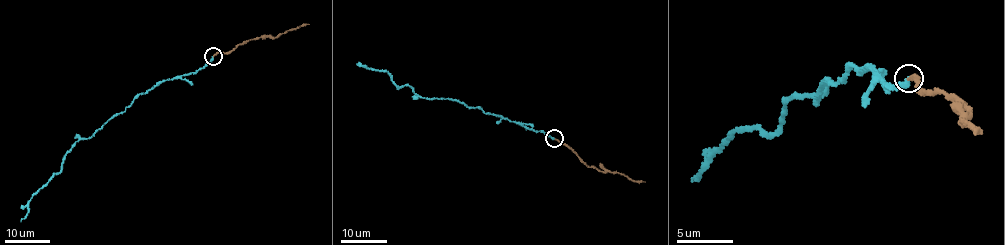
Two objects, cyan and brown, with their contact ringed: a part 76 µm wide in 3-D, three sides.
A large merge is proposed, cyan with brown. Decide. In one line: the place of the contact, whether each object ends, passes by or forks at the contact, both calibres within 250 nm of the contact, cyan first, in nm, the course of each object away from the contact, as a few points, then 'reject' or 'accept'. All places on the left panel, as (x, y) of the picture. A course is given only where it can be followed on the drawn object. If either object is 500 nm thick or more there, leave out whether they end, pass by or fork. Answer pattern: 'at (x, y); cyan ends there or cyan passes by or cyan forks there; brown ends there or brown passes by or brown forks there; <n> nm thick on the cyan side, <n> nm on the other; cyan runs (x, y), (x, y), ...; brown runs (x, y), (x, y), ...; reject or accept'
at (213, 56); cyan ends there; brown ends there; 180 nm thick on the cyan side, 160 nm on the other; cyan runs (212, 56), (195, 72), (163, 80), (140, 94), (90, 137), (80, 138), (60, 170), (32, 197), (21, 221); brown runs (213, 56), (231, 51), (238, 44), (251, 39), (274, 38), (309, 24); accept

